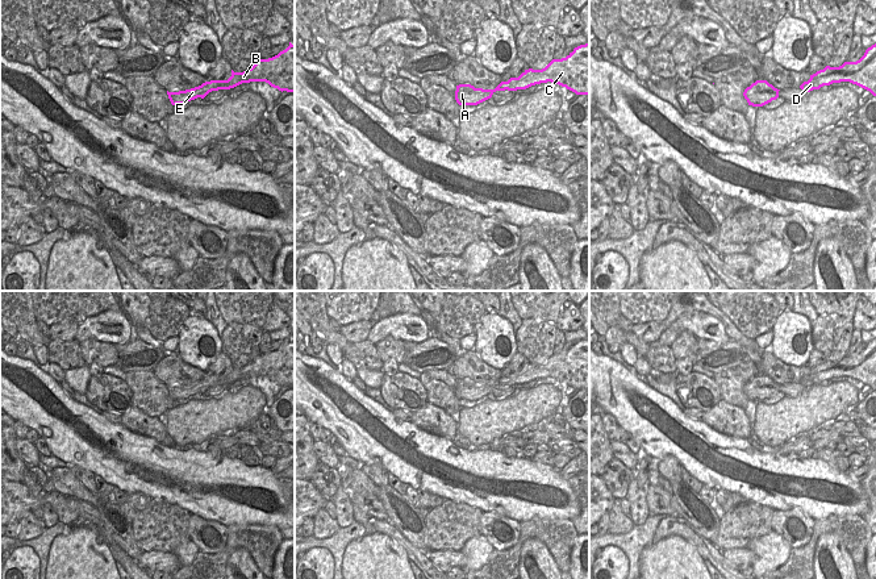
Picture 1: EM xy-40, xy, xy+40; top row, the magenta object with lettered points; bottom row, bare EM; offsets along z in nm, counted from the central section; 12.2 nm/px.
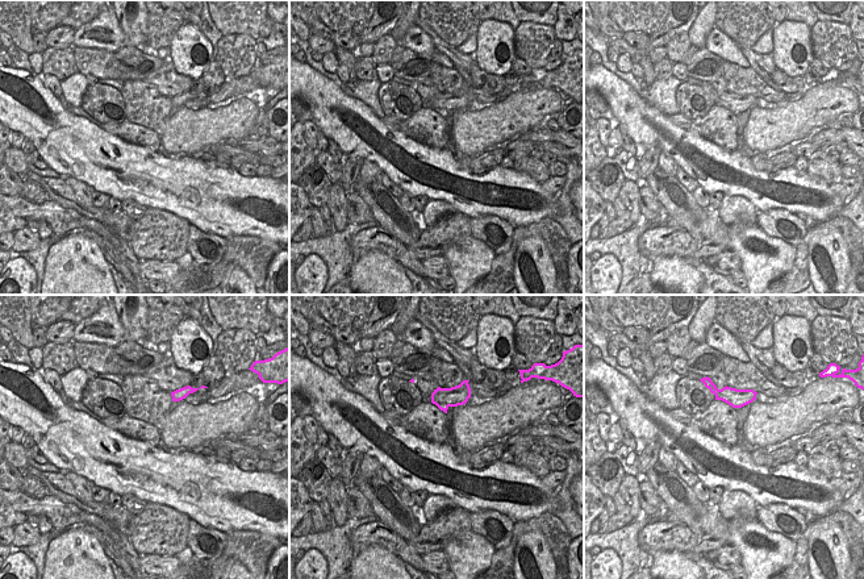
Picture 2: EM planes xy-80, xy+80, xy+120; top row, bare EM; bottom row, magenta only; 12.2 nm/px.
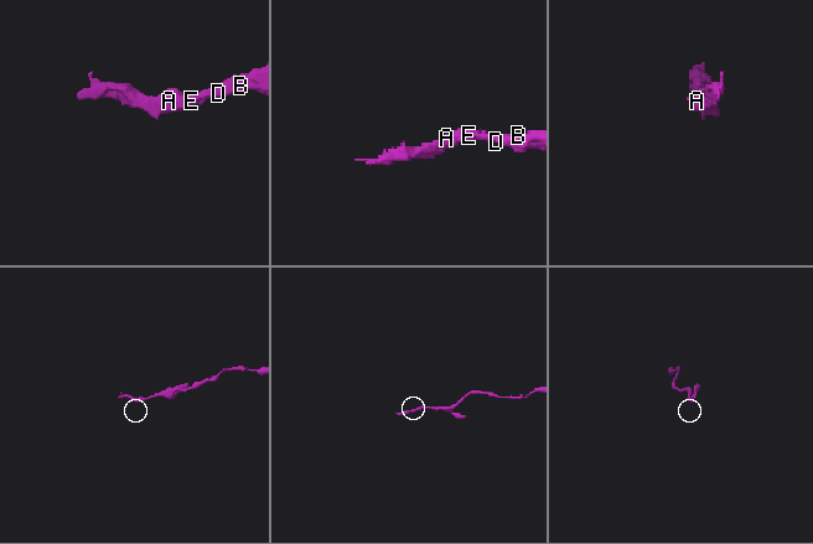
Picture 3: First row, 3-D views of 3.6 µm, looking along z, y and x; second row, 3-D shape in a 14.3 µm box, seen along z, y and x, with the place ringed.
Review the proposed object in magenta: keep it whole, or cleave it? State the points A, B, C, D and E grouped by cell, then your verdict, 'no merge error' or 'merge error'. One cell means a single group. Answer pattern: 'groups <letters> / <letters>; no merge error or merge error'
groups A B C D E; no merge error

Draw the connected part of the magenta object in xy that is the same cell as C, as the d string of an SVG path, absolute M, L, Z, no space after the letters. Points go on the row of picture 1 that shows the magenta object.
M589 43L573 49L566 58L552 59L542 70L525 70L518 78L501 82L495 89L475 88L471 84L459 84L455 100L459 105L477 105L496 91L526 89L541 83L556 83L576 95L589 95Z

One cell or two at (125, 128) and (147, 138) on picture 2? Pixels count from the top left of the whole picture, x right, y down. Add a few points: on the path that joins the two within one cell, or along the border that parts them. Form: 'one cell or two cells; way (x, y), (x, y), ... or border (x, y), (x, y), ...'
one cell; way (130, 132), (142, 136)

